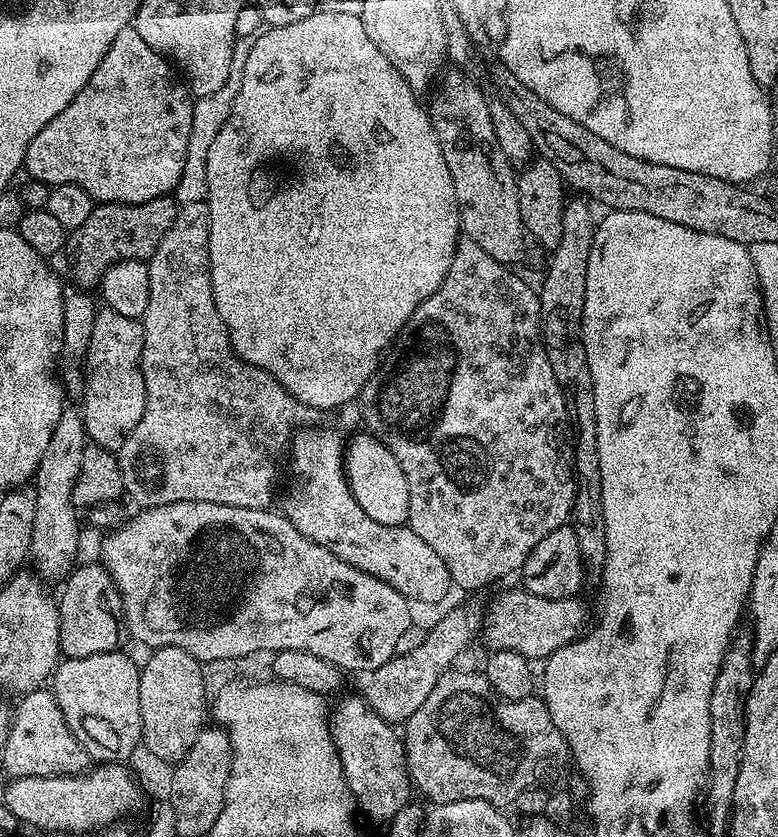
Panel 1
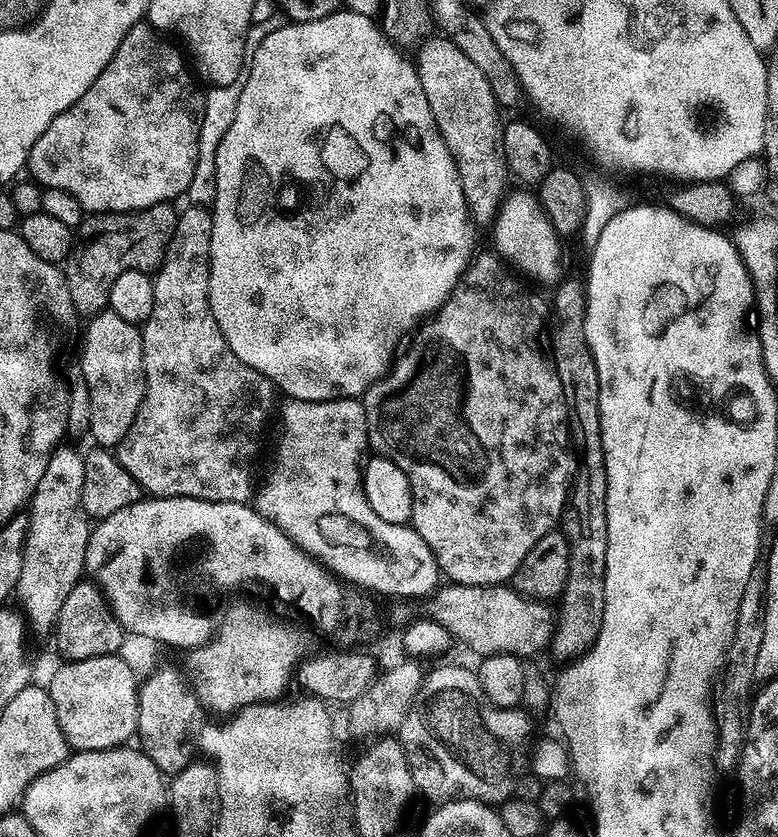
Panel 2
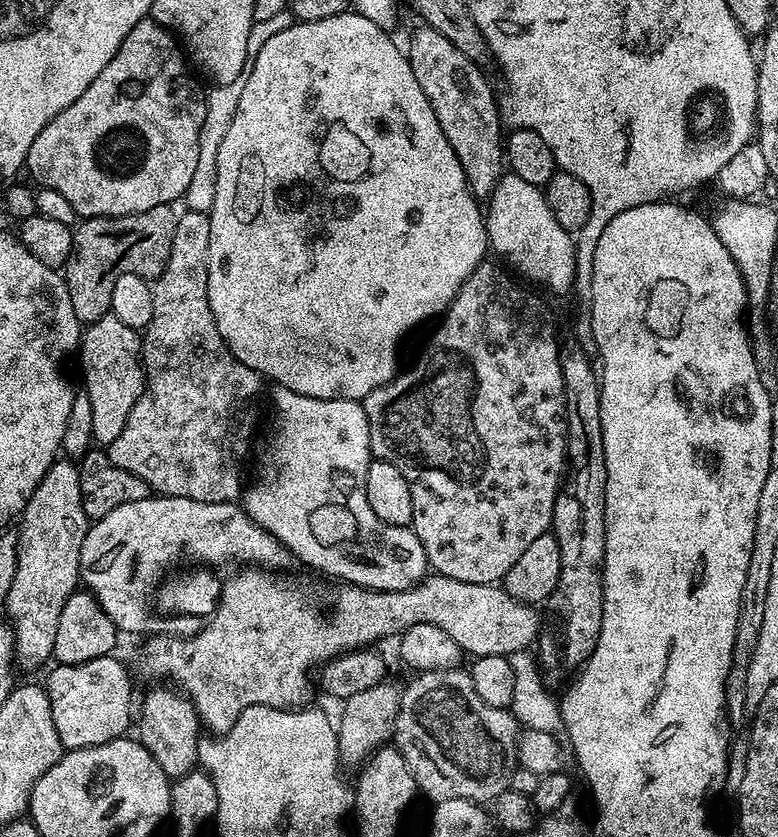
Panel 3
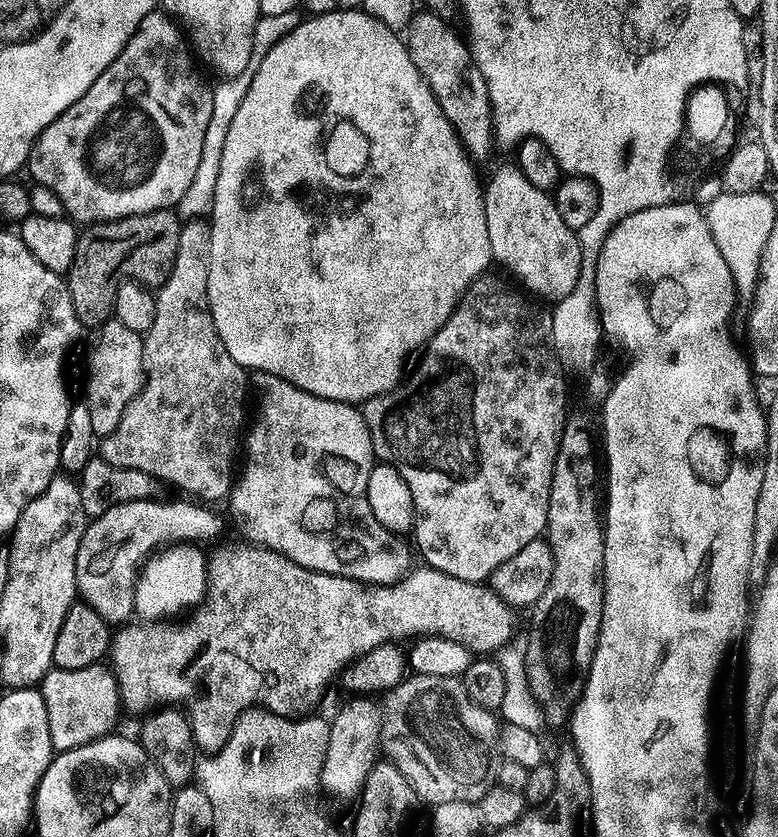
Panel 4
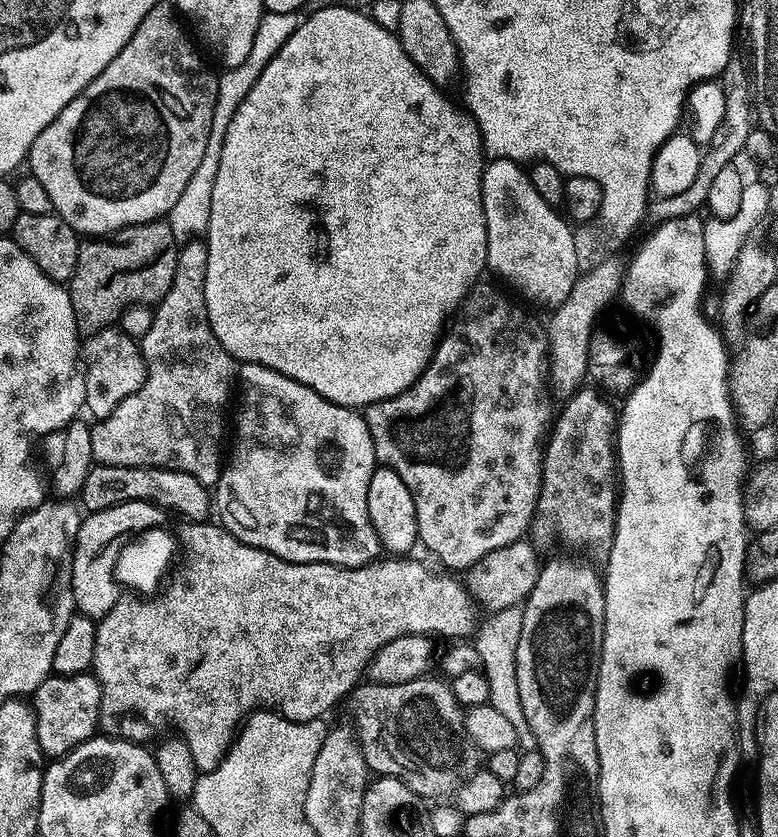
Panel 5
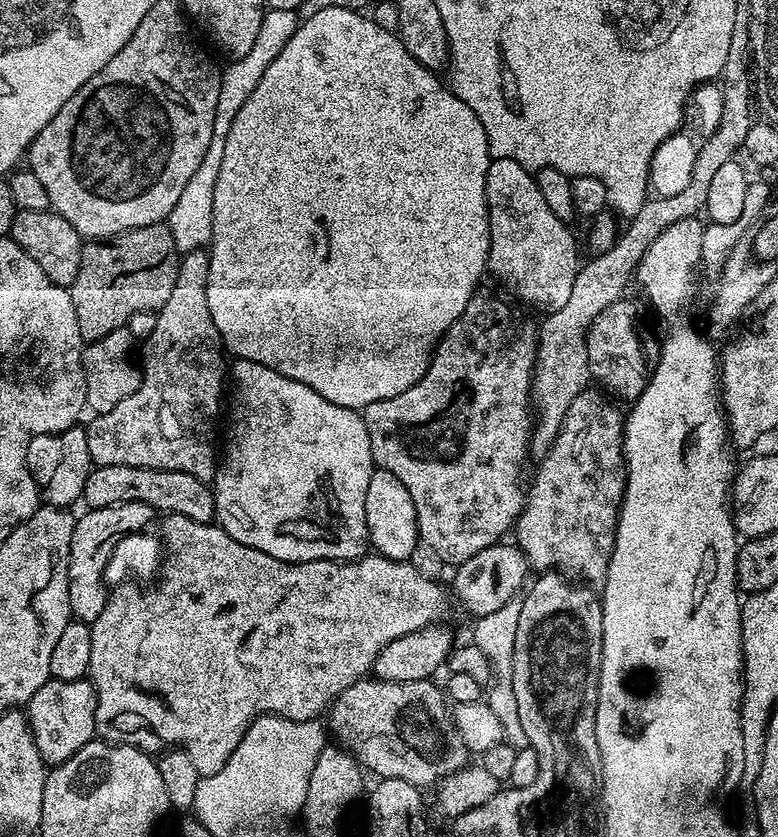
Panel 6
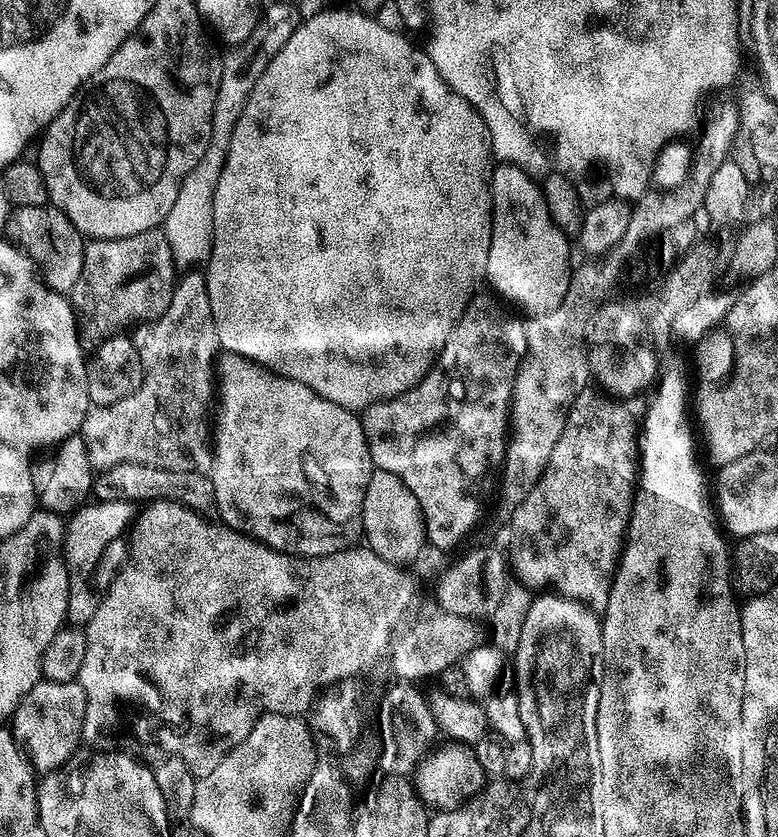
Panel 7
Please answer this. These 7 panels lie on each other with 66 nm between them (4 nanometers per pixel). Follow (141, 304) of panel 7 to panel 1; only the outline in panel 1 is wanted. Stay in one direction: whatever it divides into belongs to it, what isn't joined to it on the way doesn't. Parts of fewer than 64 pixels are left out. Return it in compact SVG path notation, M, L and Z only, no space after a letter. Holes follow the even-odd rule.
M171 195L159 196L141 204L97 203L86 223L71 232L66 245L67 255L72 255L72 276L76 279L73 281L85 290L92 290L115 263L151 260L154 250L158 250L158 242L162 242L166 230L170 230L174 222L177 207Z

